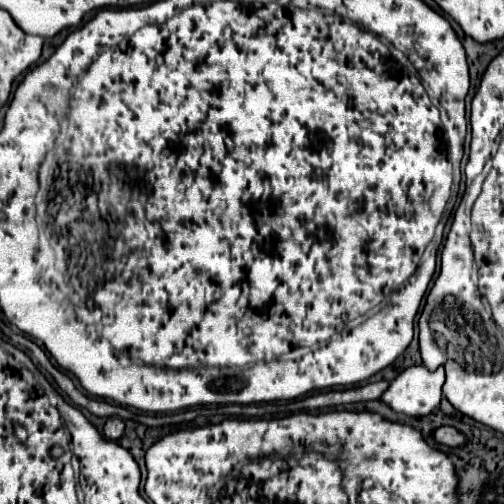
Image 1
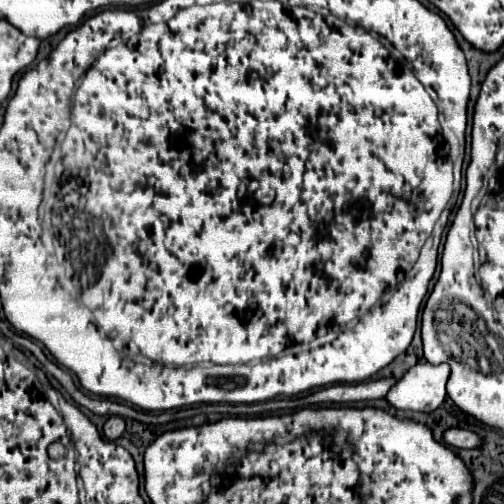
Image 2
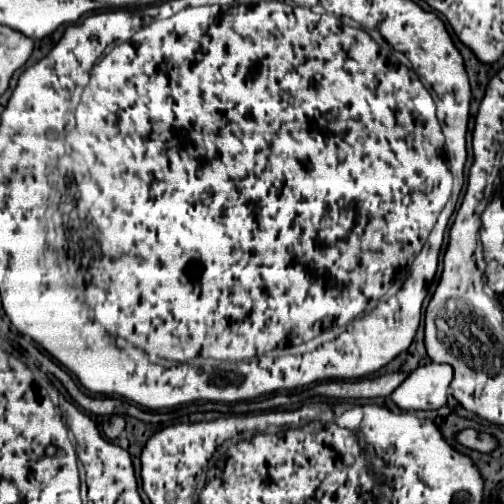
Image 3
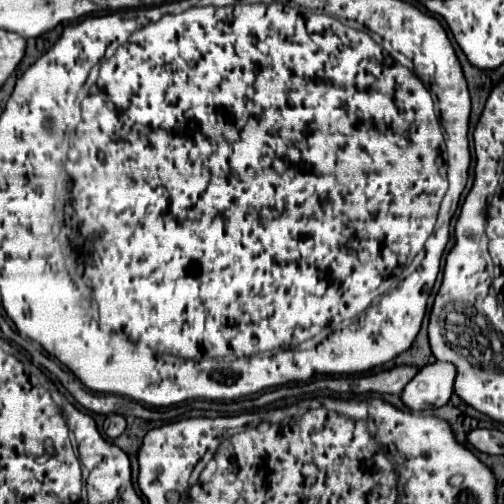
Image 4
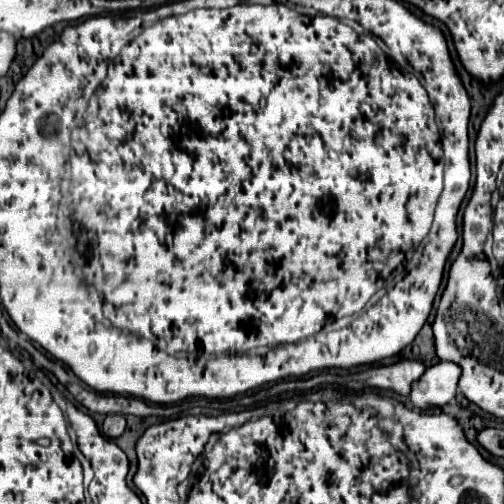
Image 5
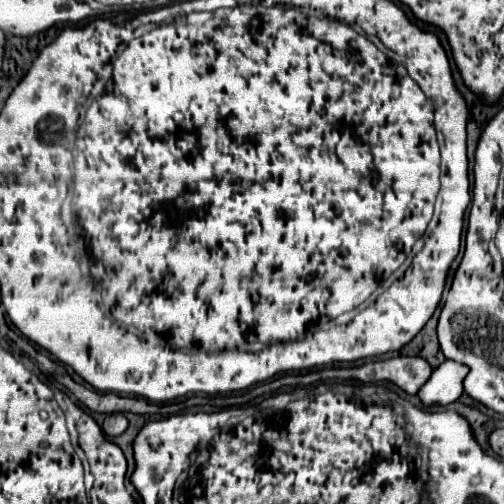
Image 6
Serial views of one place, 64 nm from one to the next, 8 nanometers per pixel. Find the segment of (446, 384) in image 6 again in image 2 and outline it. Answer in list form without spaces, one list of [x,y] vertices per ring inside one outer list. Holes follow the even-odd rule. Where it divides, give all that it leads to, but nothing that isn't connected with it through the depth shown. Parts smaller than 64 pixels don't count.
[[[416,364],[388,392],[386,400],[398,410],[432,412],[446,398],[448,364]]]

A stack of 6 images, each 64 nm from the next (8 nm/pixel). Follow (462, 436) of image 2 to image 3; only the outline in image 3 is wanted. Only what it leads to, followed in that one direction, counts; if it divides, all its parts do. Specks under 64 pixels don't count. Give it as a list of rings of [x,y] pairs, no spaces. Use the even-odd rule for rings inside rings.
[[[468,428],[468,430],[462,430],[458,432],[456,440],[466,446],[466,448],[472,448],[472,450],[478,450],[478,452],[492,452],[498,448],[498,440],[486,432],[480,432],[480,430],[474,430],[474,428]]]

